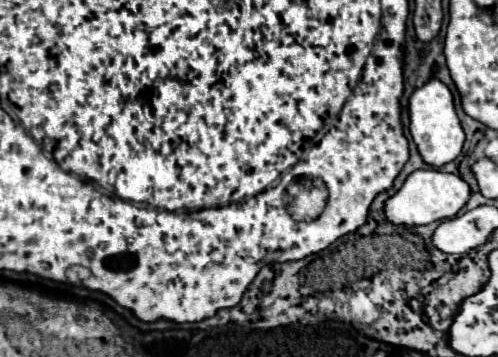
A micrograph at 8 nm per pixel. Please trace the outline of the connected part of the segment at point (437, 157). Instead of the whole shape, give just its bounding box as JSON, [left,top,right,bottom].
[408,78,464,168]

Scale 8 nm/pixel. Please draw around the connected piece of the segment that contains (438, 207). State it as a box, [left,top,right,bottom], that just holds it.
[384,170,470,226]

